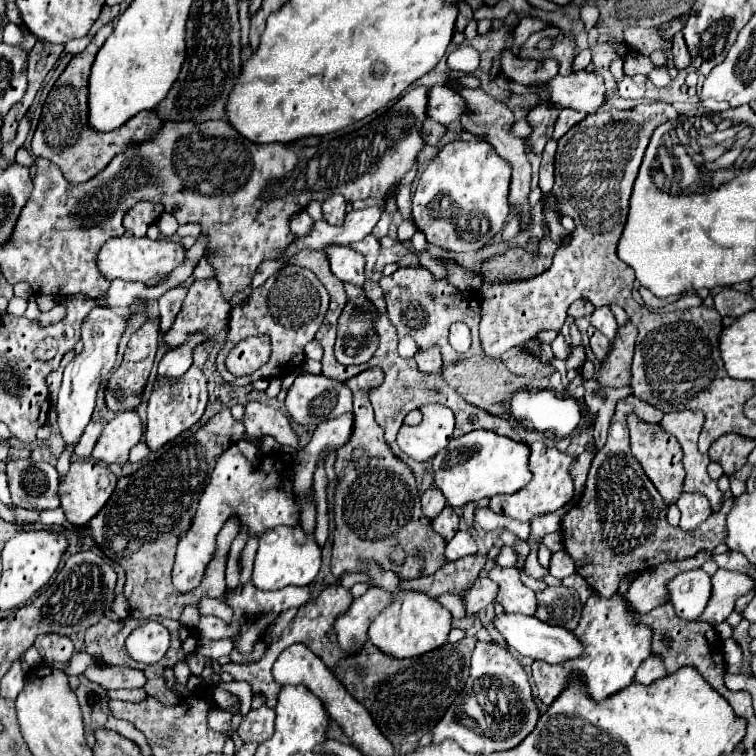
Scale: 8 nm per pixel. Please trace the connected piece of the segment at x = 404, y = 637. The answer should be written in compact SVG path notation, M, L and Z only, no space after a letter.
M375 562L363 564L363 572L371 576L371 580L379 588L389 590L395 596L393 604L387 606L369 626L369 640L379 650L383 650L383 654L395 656L395 658L413 658L447 644L447 636L451 632L451 612L447 608L443 608L435 598L429 598L423 592L399 590L399 582L401 582L399 576L395 572L381 570Z

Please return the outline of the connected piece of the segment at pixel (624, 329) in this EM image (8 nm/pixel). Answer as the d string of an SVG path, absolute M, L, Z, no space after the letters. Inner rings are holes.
M625 322L617 328L615 348L605 358L605 364L599 372L599 384L607 388L621 388L627 386L631 380L631 358L635 349L637 328L631 322Z

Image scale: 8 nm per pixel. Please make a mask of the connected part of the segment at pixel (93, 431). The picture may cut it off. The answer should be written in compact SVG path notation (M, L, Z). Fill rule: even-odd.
M89 422L89 426L85 428L79 444L75 446L75 454L77 456L81 456L81 458L89 458L91 456L91 450L93 450L103 426L105 426L105 422Z

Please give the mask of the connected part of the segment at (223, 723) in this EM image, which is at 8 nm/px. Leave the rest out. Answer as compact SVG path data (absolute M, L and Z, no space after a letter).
M215 708L211 714L209 714L209 726L215 730L215 728L219 728L219 730L223 730L225 734L227 734L227 730L229 730L229 724L231 724L231 712L227 710L219 710L219 708Z

